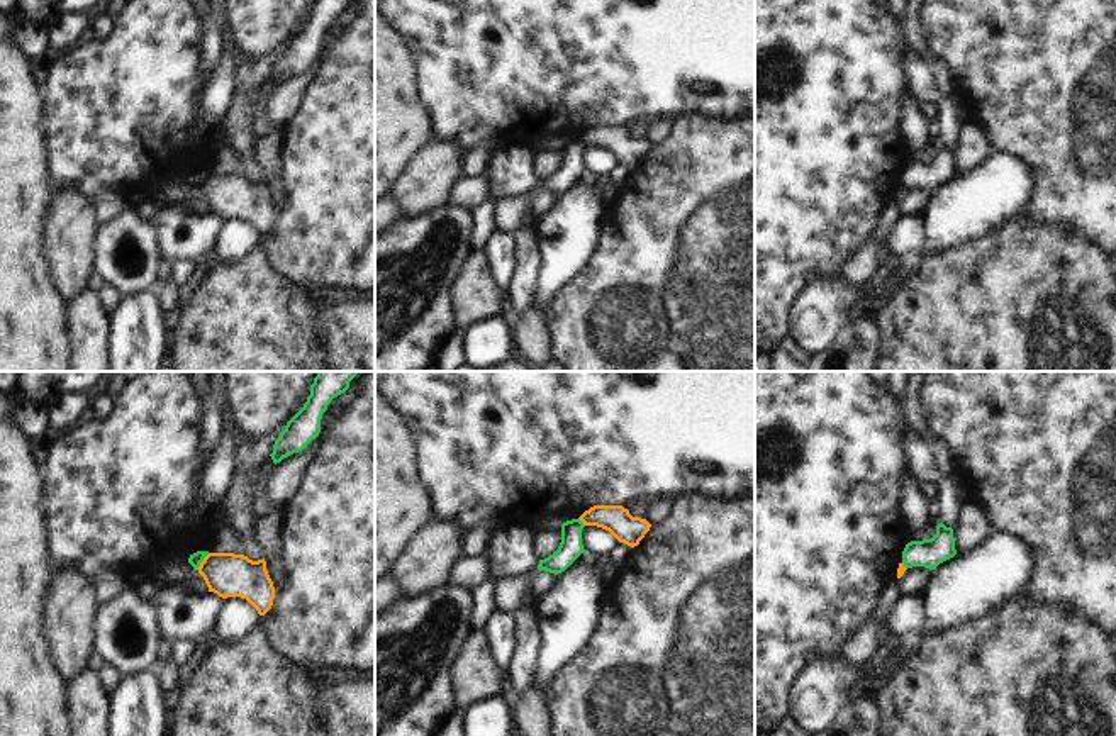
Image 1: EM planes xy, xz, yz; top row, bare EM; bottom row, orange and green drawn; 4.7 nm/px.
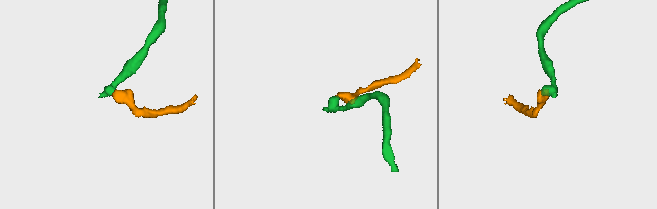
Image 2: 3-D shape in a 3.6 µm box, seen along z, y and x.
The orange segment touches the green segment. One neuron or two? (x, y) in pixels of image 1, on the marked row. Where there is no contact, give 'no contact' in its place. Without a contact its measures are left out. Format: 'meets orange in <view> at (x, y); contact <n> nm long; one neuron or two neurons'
meets orange in xy at (202, 562); contact 100 nm long; two neurons

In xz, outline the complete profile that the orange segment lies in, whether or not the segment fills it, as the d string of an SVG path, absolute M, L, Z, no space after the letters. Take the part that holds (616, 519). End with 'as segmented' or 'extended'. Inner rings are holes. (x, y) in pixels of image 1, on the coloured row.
M594 505L578 517L585 526L597 526L609 531L619 543L638 546L651 524L646 519L633 517L622 505Z; as segmented

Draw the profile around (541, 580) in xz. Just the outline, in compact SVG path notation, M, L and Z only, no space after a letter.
M536 570L531 573L531 583L527 592L538 599L550 590L553 580L555 580L555 573Z

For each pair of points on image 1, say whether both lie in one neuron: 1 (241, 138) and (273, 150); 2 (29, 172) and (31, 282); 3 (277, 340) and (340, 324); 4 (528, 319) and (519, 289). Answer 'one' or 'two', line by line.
1: two
2: one
3: two
4: two

